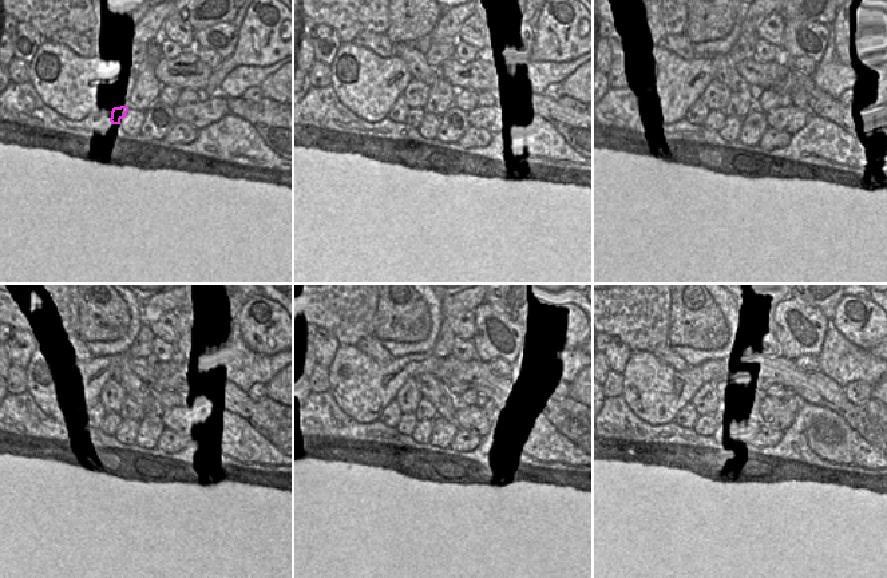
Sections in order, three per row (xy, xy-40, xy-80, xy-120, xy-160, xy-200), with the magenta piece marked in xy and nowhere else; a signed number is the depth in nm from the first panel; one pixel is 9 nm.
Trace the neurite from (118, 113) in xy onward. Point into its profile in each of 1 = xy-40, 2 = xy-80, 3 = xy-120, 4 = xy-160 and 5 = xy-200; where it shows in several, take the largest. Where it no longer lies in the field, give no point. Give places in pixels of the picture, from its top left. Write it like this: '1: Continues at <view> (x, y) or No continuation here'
1: Continues at xy-40 (415, 117)
2: Continues at xy-80 (715, 119)
3: Continues at xy-120 (113, 420)
4: Continues at xy-160 (408, 422)
5: Continues at xy-200 (707, 424)

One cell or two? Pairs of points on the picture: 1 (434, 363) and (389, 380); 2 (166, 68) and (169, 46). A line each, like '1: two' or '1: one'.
1: one
2: two

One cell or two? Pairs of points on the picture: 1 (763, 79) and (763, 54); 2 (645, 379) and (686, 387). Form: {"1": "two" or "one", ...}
{"1": "two", "2": "one"}

